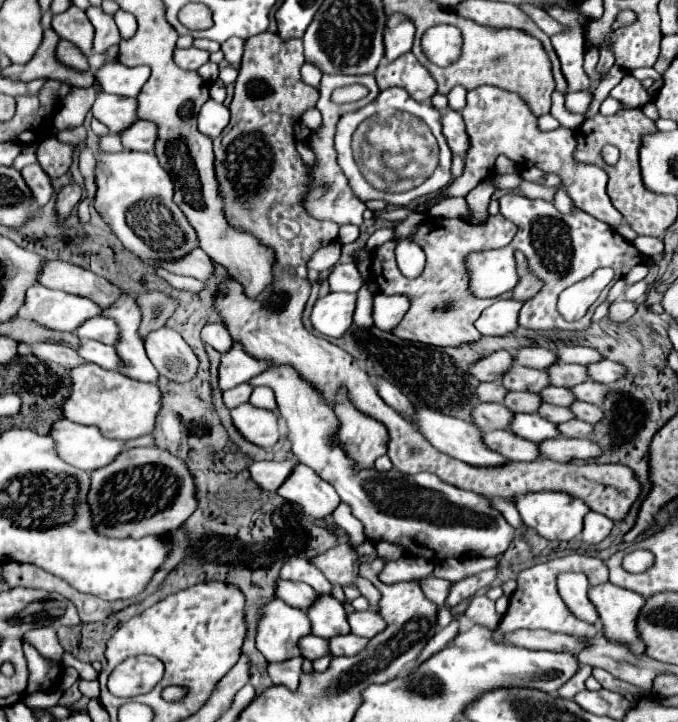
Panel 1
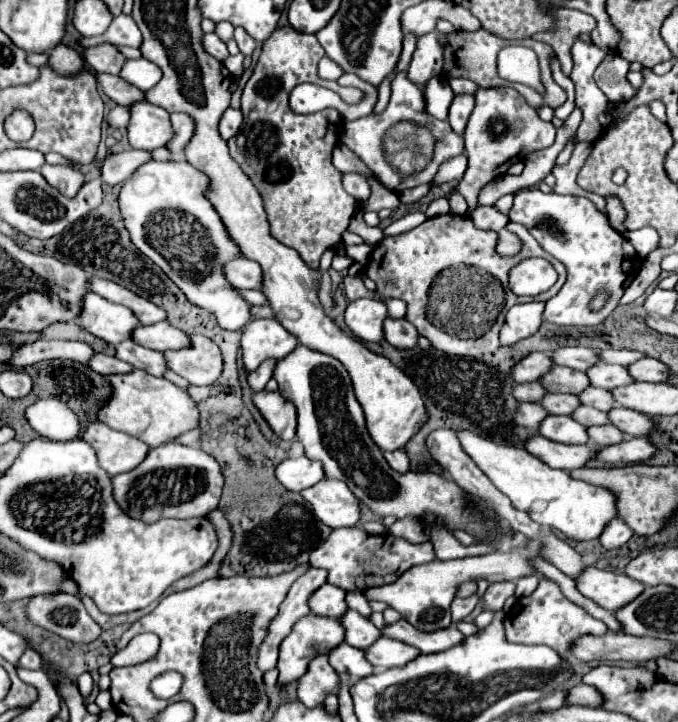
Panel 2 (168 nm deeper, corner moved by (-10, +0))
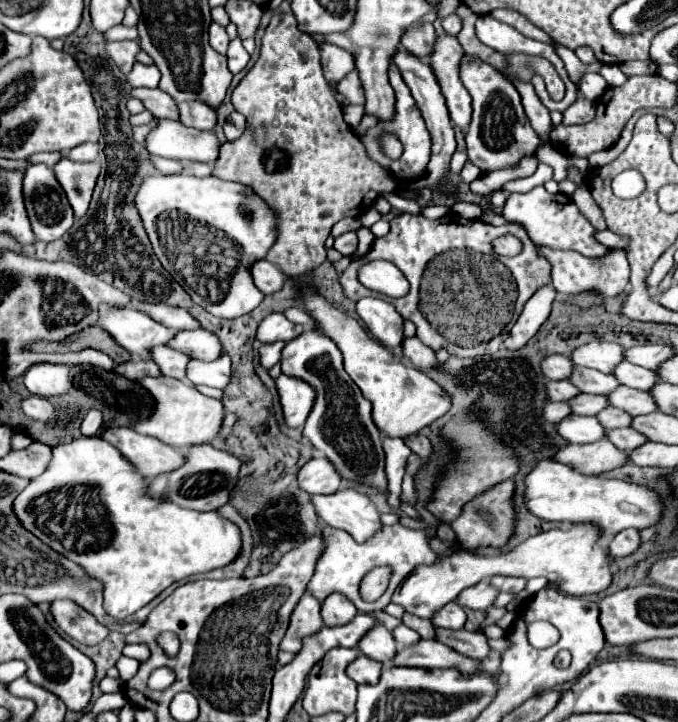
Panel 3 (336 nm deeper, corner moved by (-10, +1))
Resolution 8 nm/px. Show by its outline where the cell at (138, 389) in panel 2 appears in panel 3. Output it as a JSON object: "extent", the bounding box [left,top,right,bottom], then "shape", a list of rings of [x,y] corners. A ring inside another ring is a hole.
{"extent":[133,377,225,447],"shape":[[[147,377],[141,381],[141,385],[153,395],[155,399],[155,411],[147,421],[139,421],[133,425],[135,431],[143,435],[157,437],[159,441],[171,445],[171,447],[193,447],[201,443],[211,443],[215,439],[225,439],[221,435],[223,425],[223,403],[219,399],[207,397],[199,393],[189,381],[171,379],[171,377]]]}

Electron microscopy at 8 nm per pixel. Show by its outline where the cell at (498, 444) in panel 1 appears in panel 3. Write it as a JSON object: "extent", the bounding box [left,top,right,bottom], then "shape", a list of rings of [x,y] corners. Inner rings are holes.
{"extent":[555,439,627,475],"shape":[[[607,439],[589,445],[567,445],[559,449],[555,459],[585,475],[601,475],[627,463],[627,451],[619,451]]]}

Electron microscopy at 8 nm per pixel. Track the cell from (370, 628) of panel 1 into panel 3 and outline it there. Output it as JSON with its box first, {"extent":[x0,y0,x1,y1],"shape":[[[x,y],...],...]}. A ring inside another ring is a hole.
{"extent":[437,629,491,659],"shape":[[[437,629],[437,639],[449,647],[453,647],[455,651],[473,657],[473,659],[487,659],[487,655],[491,653],[491,647],[487,643],[487,637],[483,633],[473,633],[473,631],[449,631],[449,629]]]}

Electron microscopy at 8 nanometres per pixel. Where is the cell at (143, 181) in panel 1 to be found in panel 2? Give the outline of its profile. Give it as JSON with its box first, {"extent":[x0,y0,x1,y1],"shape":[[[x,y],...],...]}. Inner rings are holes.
{"extent":[119,160,249,332],"shape":[[[149,160],[135,170],[119,192],[119,208],[131,242],[153,260],[197,306],[209,308],[219,326],[237,332],[249,322],[249,304],[223,278],[221,266],[239,256],[213,206],[203,198],[207,178],[185,160]]]}

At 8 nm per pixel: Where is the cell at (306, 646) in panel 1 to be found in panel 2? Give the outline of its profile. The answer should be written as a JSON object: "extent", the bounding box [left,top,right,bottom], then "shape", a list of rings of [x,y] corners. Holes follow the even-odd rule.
{"extent":[327,642,373,680],"shape":[[[345,642],[339,644],[339,648],[331,648],[331,652],[327,654],[327,658],[331,660],[331,666],[335,668],[335,672],[339,672],[339,674],[347,672],[355,680],[373,674],[373,666],[365,660],[363,650],[351,648]]]}

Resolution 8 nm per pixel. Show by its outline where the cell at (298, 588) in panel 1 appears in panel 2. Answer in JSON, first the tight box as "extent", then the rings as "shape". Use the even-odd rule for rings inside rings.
{"extent":[307,584,347,618],"shape":[[[323,584],[311,594],[311,600],[307,602],[313,614],[329,616],[329,618],[341,618],[347,610],[345,604],[345,592],[341,588],[335,588],[331,584]]]}

